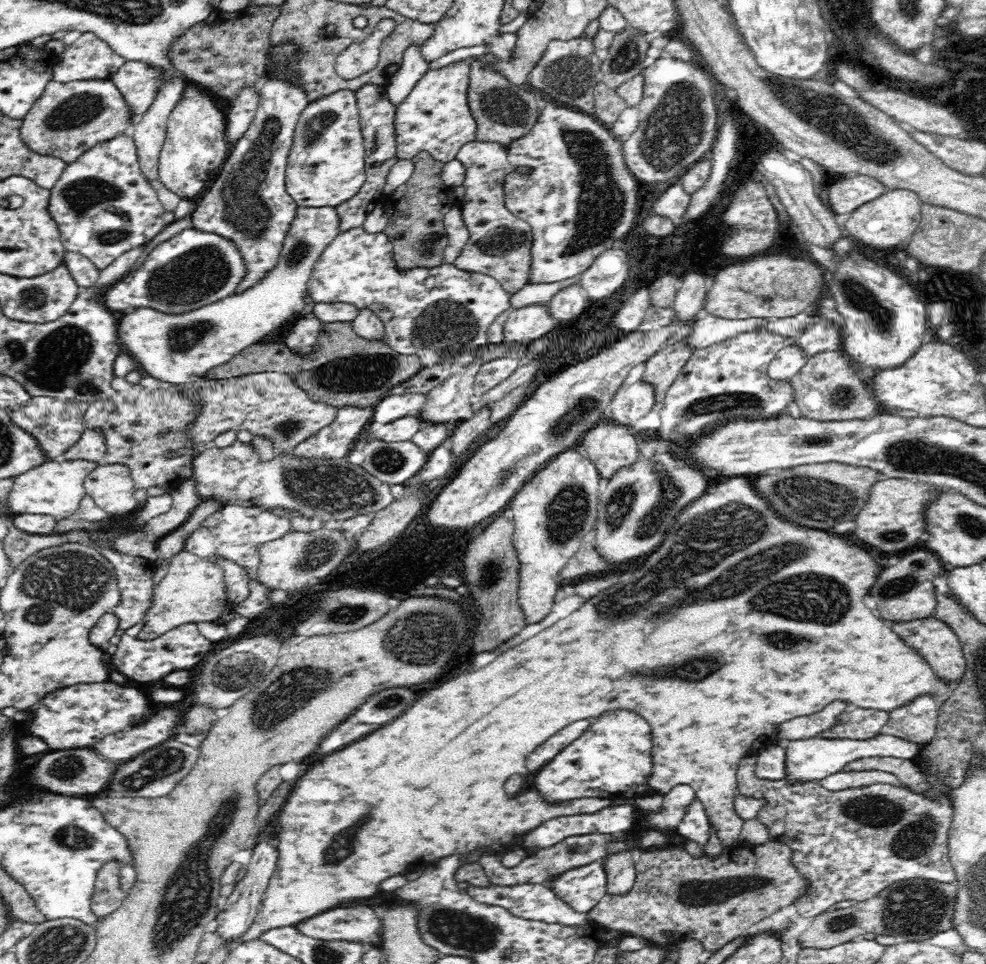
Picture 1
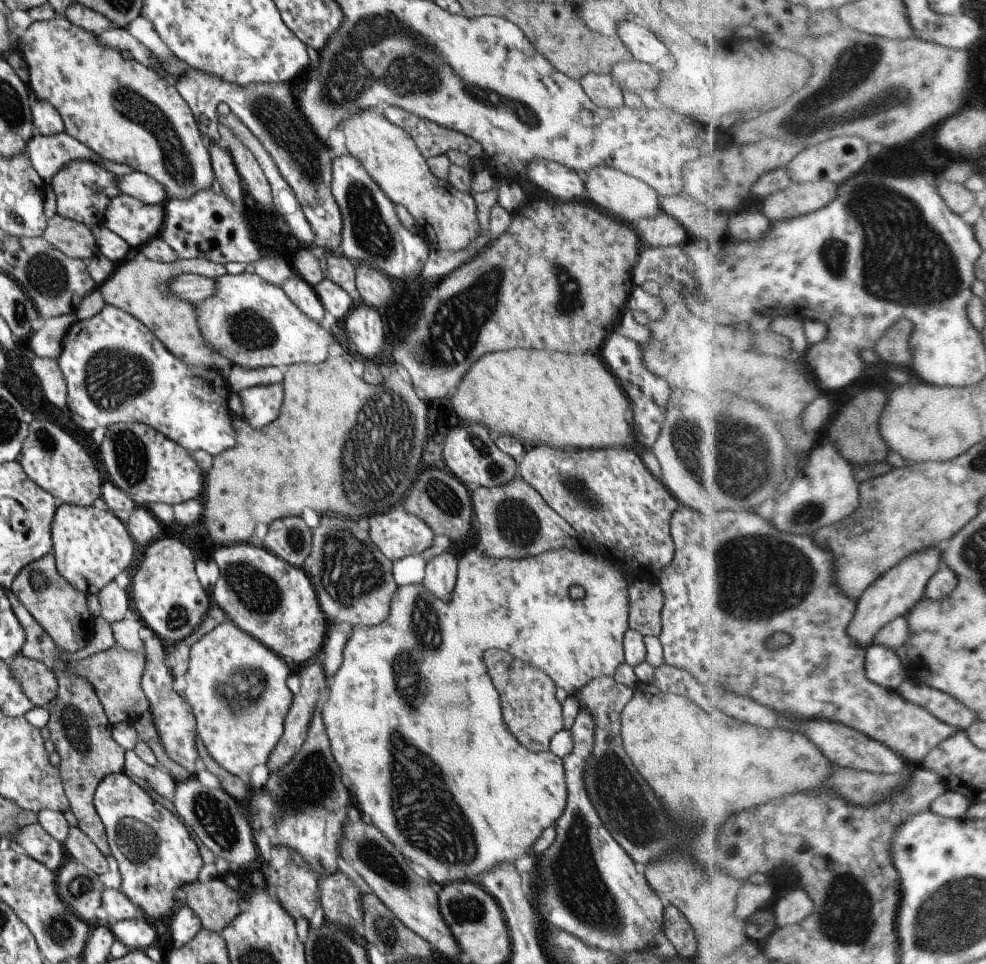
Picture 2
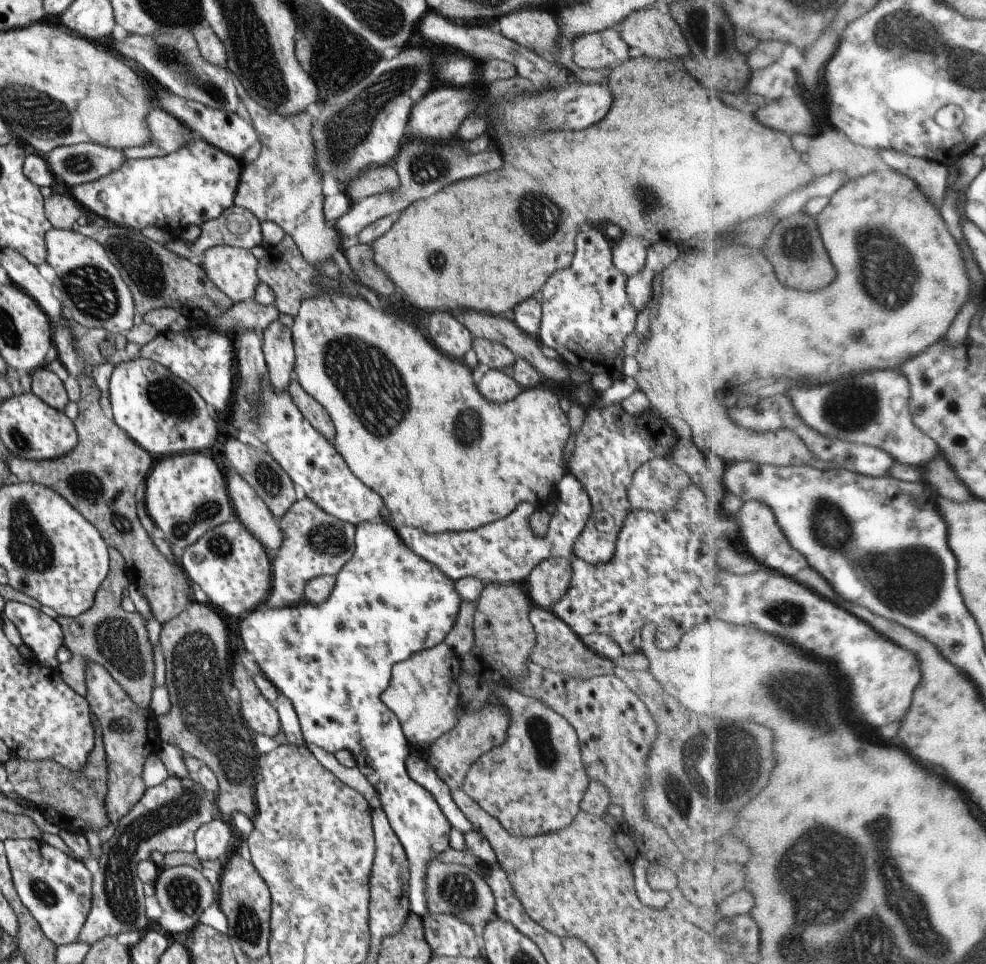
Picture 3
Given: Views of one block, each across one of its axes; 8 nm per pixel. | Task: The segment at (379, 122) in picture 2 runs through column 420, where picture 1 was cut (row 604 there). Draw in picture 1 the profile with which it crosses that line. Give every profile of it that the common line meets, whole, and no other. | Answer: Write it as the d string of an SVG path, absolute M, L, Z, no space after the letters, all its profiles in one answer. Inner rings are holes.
M186 550L180 551L171 558L165 577L152 588L152 606L146 612L146 616L142 618L144 626L142 626L142 632L138 634L138 637L142 640L152 640L184 623L220 622L222 612L235 610L235 604L228 601L228 594L224 586L226 586L224 571L220 565L209 564L208 561L190 554Z

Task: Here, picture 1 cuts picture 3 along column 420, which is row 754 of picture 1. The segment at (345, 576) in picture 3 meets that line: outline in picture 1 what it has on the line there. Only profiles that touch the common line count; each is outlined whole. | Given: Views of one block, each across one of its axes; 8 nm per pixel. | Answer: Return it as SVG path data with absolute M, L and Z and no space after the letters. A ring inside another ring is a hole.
M612 710L596 716L580 738L566 745L535 774L535 788L543 800L568 802L576 798L636 798L656 794L647 783L652 772L651 728L645 718L631 710ZM878 735L868 740L850 740L849 738L820 738L813 736L804 740L794 740L788 743L786 749L786 776L784 779L790 784L798 783L800 786L813 785L816 782L840 772L846 764L850 764L853 760L859 758L872 757L896 757L901 759L913 759L919 754L919 745L908 742L902 738L894 737L892 735Z

